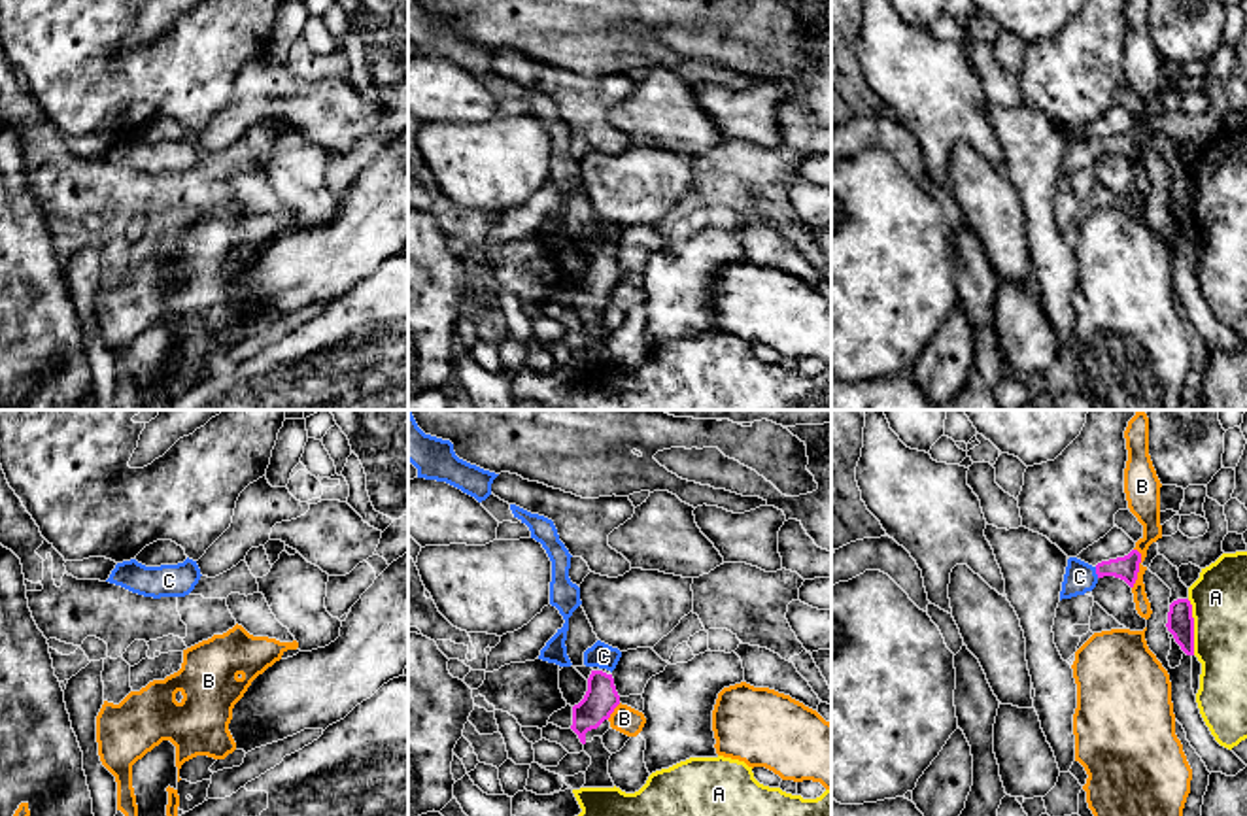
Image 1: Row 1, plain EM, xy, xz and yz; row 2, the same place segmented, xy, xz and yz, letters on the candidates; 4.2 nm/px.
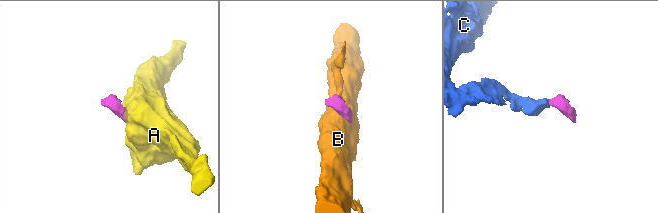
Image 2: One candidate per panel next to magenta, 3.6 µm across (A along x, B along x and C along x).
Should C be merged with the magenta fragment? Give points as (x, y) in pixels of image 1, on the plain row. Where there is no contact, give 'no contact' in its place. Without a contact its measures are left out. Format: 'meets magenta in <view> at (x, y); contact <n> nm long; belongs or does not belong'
meets magenta in yz at (1096, 150); contact 50 nm long; belongs

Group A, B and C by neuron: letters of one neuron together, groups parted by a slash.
A / B / C

